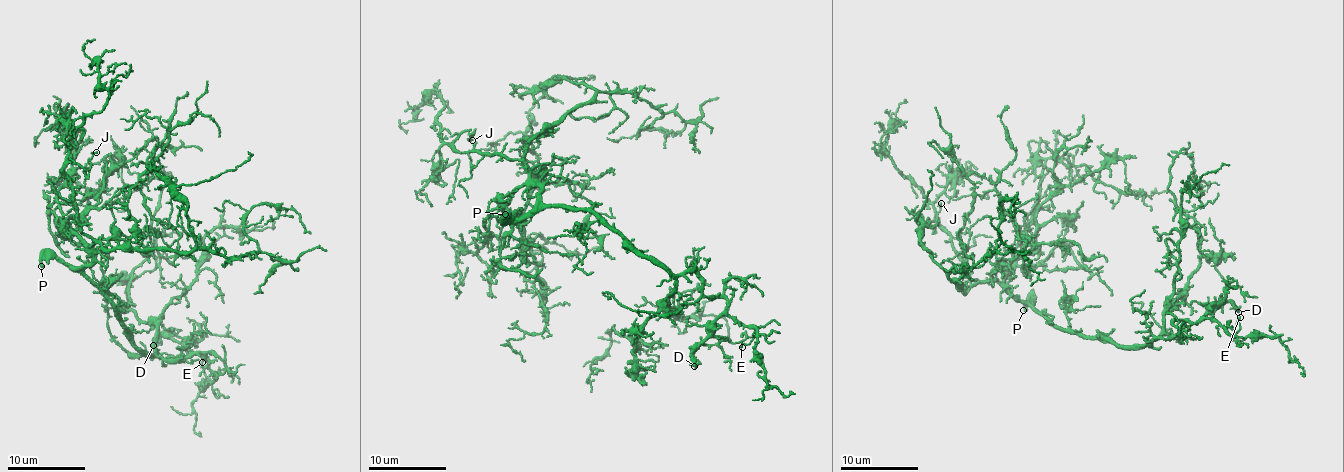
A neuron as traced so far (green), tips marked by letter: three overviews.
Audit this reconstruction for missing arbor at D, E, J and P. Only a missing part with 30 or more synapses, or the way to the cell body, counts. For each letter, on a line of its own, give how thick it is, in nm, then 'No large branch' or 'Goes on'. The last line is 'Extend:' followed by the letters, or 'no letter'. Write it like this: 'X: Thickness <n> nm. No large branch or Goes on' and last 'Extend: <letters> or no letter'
D: Thickness 340 nm. No large branch
E: Thickness 150 nm. No large branch
J: Thickness 160 nm. No large branch
P: Thickness 320 nm. Goes on
Extend: P

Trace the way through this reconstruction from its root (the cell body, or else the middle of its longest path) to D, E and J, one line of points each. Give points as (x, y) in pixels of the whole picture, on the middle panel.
D: (589, 212), (669, 272), (696, 273), (704, 296), (725, 300), (726, 312), (694, 351), (694, 366)
E: (589, 212), (669, 272), (696, 273), (704, 296), (725, 300), (732, 319), (756, 330), (755, 338), (742, 347)
J: (589, 212), (541, 202), (541, 188), (519, 161), (454, 147), (465, 130), (472, 140)

